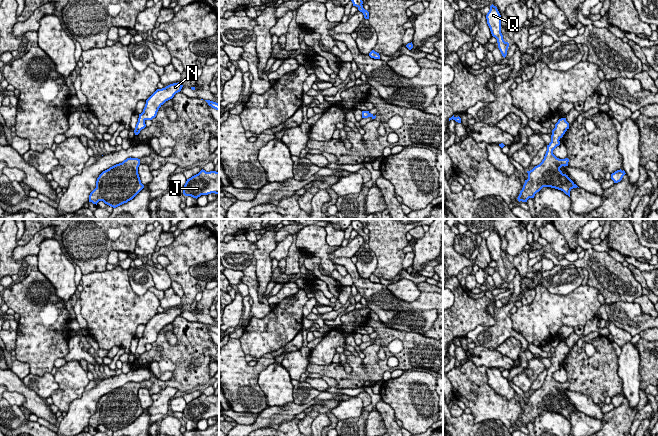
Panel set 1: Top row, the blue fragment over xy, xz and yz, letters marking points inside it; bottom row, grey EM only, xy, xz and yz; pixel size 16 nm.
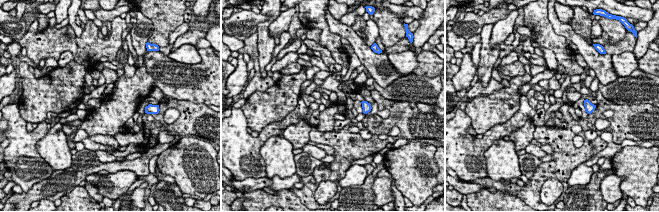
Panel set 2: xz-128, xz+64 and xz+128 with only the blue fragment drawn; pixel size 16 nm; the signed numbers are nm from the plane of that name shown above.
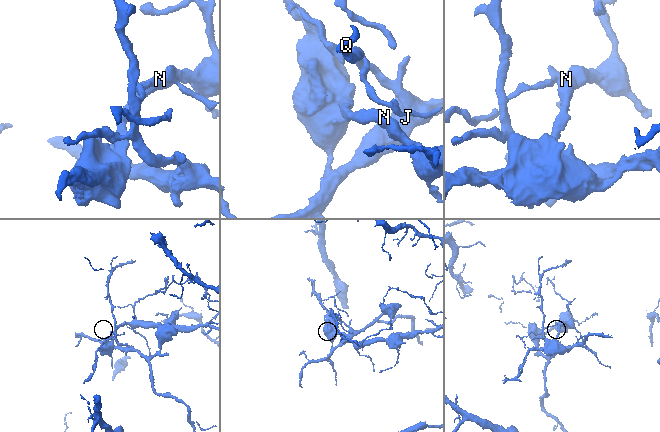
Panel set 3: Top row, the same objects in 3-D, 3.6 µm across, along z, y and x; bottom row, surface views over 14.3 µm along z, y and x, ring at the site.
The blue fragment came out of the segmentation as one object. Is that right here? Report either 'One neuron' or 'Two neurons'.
Two neurons

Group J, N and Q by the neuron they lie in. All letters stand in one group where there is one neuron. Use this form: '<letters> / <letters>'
J Q / N

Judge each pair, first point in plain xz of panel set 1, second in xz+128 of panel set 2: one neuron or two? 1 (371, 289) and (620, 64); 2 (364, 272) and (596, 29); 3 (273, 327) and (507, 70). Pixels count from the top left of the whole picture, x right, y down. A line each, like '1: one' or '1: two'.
1: two
2: one
3: two

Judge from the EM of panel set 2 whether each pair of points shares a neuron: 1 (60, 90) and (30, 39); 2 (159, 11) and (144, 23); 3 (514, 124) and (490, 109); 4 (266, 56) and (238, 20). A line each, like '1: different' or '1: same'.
1: different
2: different
3: different
4: different

